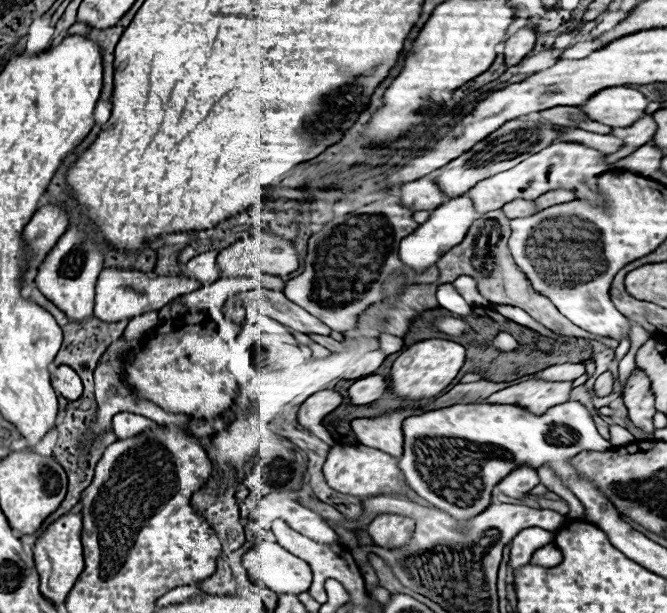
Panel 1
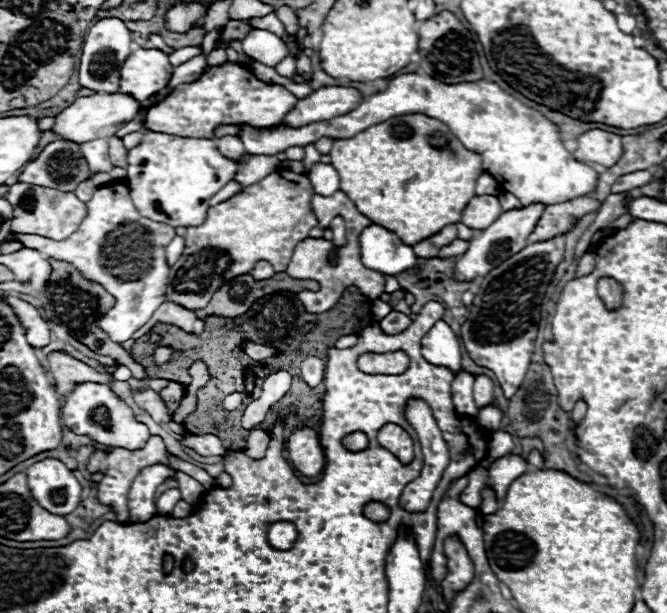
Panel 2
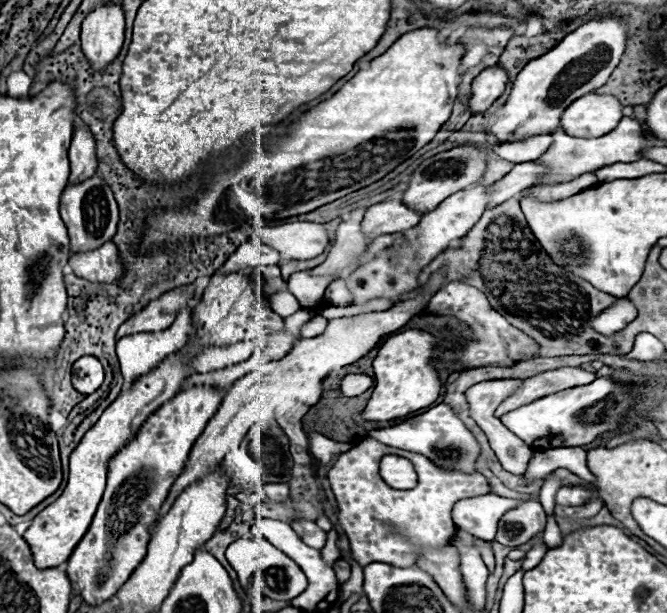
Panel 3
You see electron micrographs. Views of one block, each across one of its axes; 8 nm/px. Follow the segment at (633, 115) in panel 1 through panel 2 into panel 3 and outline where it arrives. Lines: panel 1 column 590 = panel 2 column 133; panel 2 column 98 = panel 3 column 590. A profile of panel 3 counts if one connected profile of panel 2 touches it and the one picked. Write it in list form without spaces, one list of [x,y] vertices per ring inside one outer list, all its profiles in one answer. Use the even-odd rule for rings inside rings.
[[[586,94],[572,102],[562,118],[562,128],[578,138],[598,138],[608,134],[622,118],[622,104],[616,96]]]

